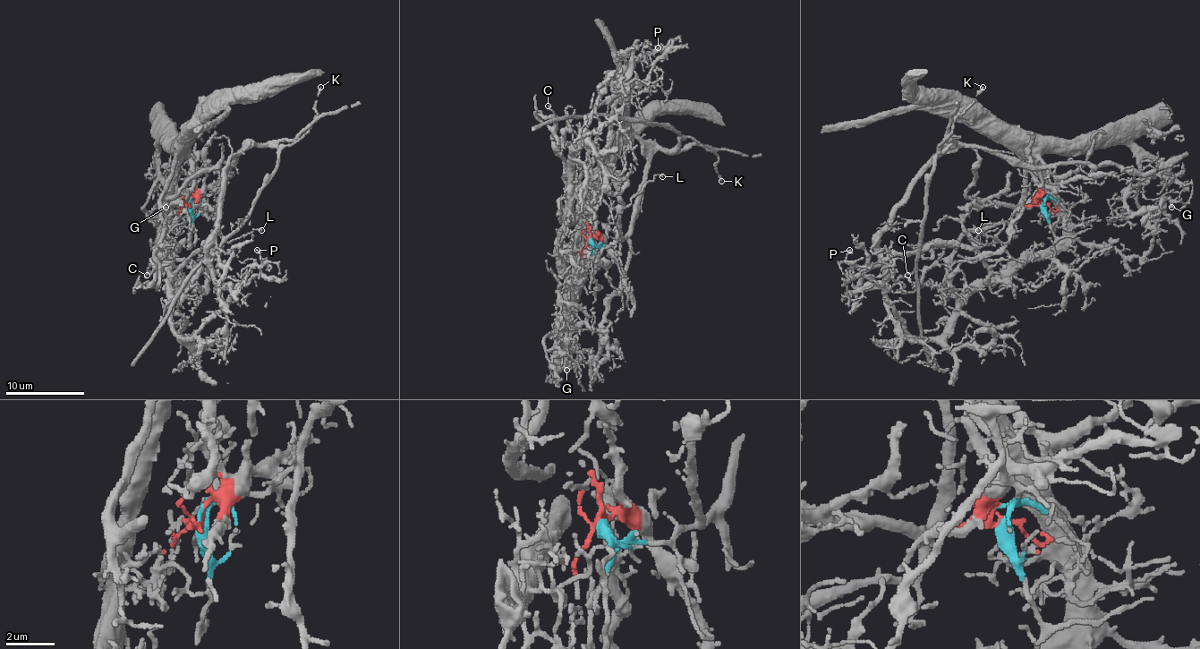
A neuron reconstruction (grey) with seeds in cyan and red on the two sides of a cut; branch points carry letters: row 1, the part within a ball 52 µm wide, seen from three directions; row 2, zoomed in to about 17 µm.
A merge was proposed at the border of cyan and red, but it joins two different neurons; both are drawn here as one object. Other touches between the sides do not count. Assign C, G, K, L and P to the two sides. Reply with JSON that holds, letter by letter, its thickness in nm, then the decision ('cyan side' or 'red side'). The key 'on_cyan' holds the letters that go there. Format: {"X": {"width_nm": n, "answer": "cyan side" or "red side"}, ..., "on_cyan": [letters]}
{"C": {"width_nm": 110, "answer": "red side"}, "G": {"width_nm": 160, "answer": "red side"}, "K": {"width_nm": 190, "answer": "cyan side"}, "L": {"width_nm": 130, "answer": "cyan side"}, "P": {"width_nm": 170, "answer": "cyan side"}, "on_cyan": ["K", "L", "P"]}

